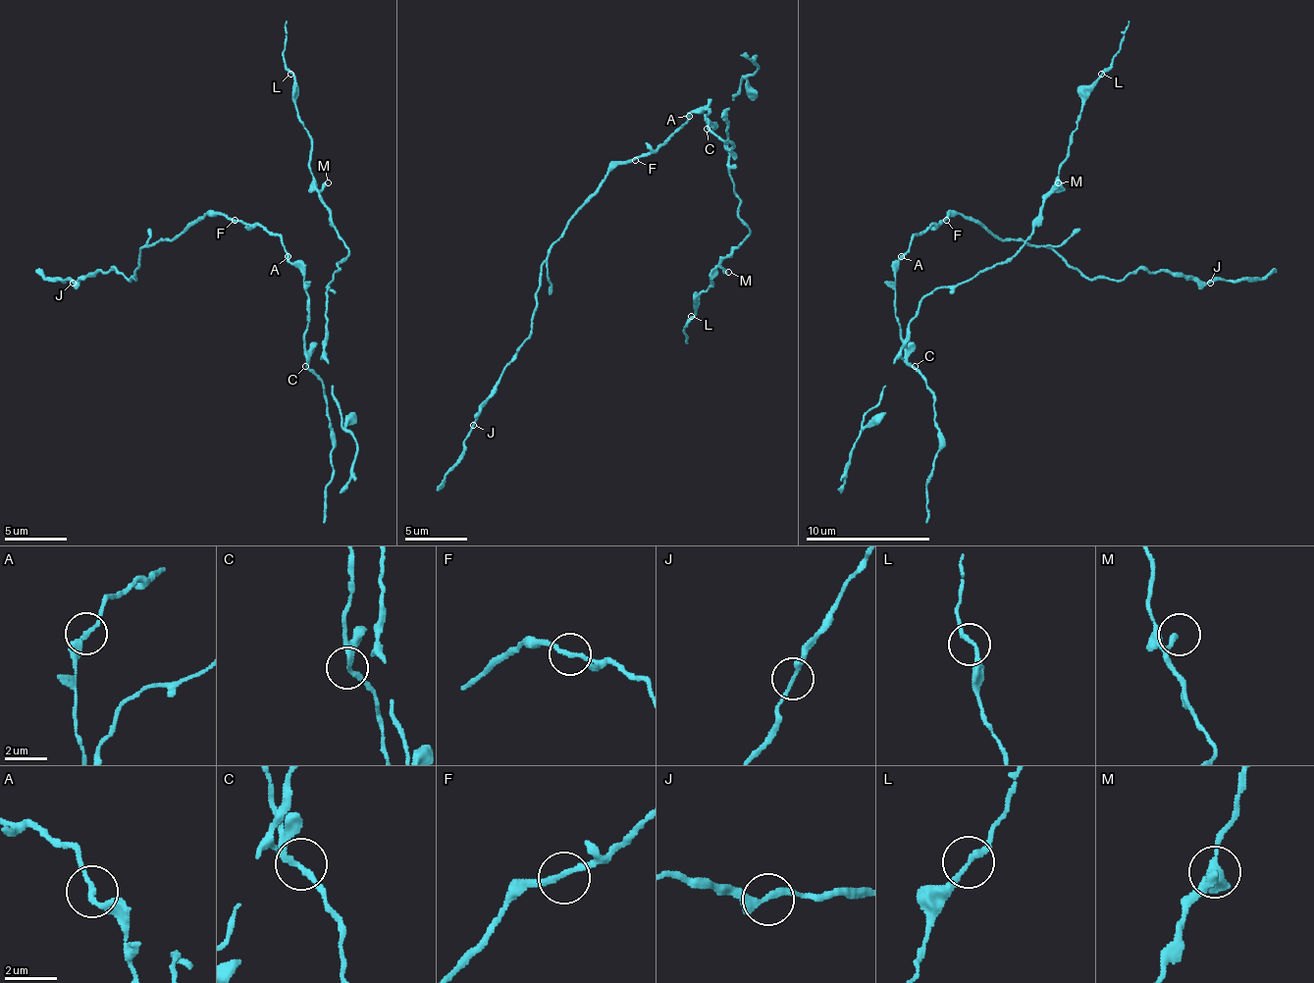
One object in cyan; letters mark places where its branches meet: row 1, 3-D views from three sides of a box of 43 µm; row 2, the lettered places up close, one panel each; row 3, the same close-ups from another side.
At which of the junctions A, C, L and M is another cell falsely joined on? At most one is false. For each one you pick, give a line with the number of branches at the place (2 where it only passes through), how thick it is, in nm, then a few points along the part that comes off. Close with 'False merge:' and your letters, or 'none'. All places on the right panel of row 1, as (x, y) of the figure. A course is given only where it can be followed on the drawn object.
False merge: none

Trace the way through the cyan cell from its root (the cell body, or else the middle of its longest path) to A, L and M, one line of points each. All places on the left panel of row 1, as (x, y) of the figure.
A: (302, 276), (287, 257)
L: (302, 276), (312, 344), (324, 338), (328, 285), (349, 251), (315, 188), (312, 136), (290, 74)
M: (302, 276), (309, 297), (305, 344), (312, 344), (324, 338), (328, 285), (349, 251), (321, 198), (328, 182)

